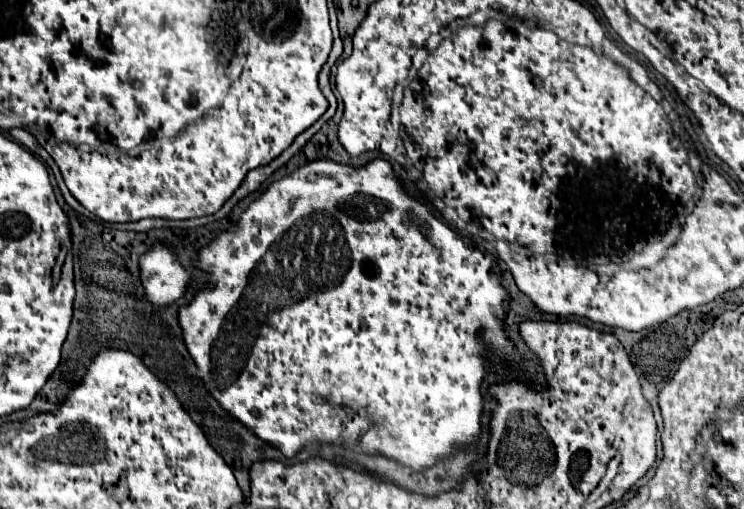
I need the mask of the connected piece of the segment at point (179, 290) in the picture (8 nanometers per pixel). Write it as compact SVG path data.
M154 243L154 247L142 255L140 273L146 295L156 307L170 305L180 299L190 281L186 269L180 267L174 253L162 243Z

